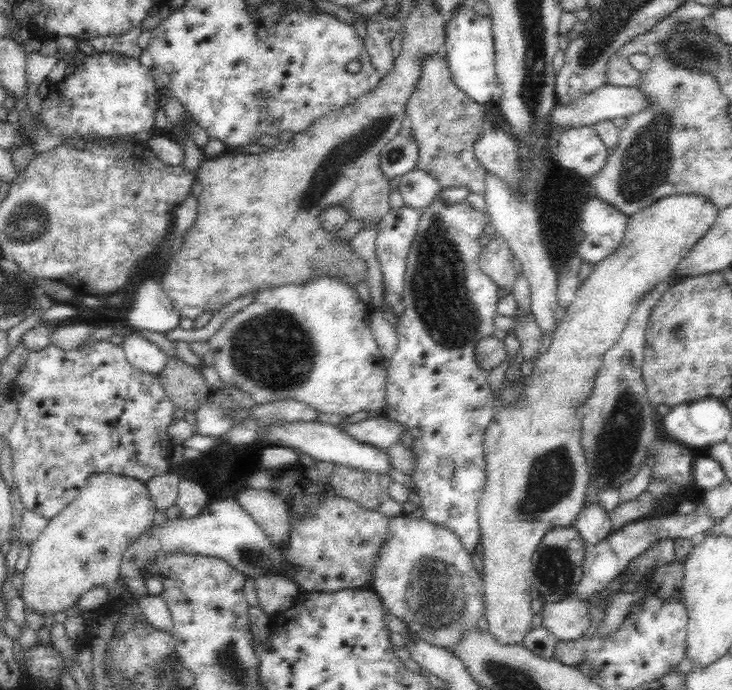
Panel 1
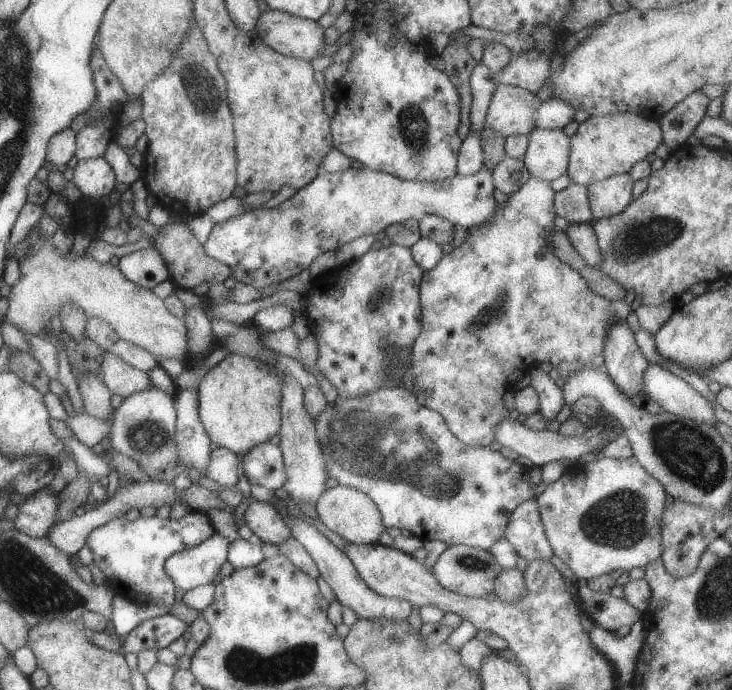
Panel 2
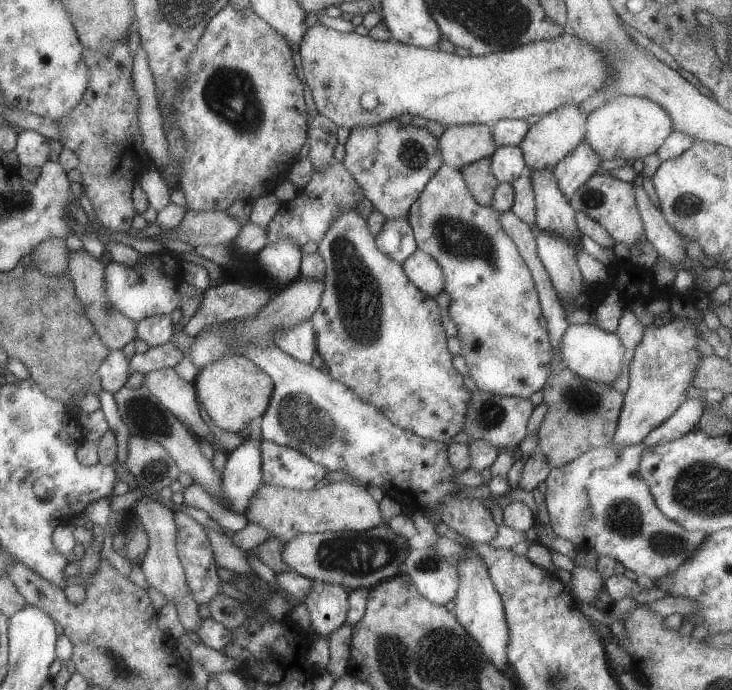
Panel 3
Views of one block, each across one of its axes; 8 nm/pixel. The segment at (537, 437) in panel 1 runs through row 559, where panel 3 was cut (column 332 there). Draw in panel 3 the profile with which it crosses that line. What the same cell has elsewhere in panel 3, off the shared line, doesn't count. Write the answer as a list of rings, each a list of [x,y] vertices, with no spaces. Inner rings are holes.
[[[354,481],[329,483],[306,491],[264,483],[254,494],[245,516],[249,523],[266,528],[284,544],[305,533],[366,531],[384,524],[379,503],[367,492],[367,488]]]

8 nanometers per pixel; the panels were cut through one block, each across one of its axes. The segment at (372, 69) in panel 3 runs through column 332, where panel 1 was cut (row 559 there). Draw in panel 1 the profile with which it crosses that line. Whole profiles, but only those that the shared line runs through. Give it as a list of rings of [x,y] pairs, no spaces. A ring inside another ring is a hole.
[[[110,473],[94,474],[88,478],[86,486],[76,498],[52,517],[40,536],[29,544],[31,556],[27,567],[23,570],[23,590],[21,600],[24,606],[40,614],[53,614],[75,605],[82,594],[95,586],[108,589],[109,607],[123,607],[134,600],[127,585],[120,585],[120,566],[125,556],[126,546],[130,546],[148,526],[153,524],[157,508],[150,498],[147,485],[141,480],[128,476],[116,476]]]

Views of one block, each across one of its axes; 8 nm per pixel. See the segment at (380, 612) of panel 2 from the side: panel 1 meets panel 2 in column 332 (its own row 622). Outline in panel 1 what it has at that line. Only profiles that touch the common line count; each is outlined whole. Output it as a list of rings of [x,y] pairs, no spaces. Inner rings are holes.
[[[576,592],[558,602],[546,602],[542,605],[542,626],[556,635],[558,640],[578,640],[586,637],[586,628],[590,624],[588,604],[580,601]]]

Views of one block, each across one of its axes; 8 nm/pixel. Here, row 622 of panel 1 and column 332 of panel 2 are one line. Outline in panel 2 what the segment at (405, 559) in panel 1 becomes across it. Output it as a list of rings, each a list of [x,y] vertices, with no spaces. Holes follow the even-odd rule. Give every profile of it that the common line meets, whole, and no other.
[[[404,387],[383,388],[369,395],[342,398],[314,419],[317,435],[326,457],[328,474],[346,485],[364,492],[380,509],[387,528],[410,530],[421,540],[441,540],[448,546],[468,545],[484,550],[505,536],[510,515],[517,506],[536,497],[530,482],[531,468],[511,460],[490,445],[471,447],[460,442],[439,412],[421,403]]]

